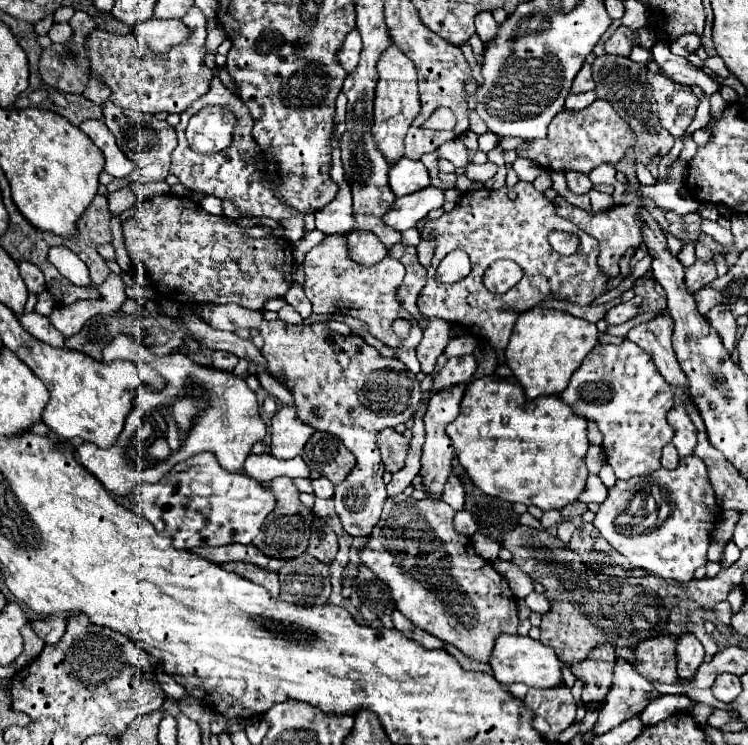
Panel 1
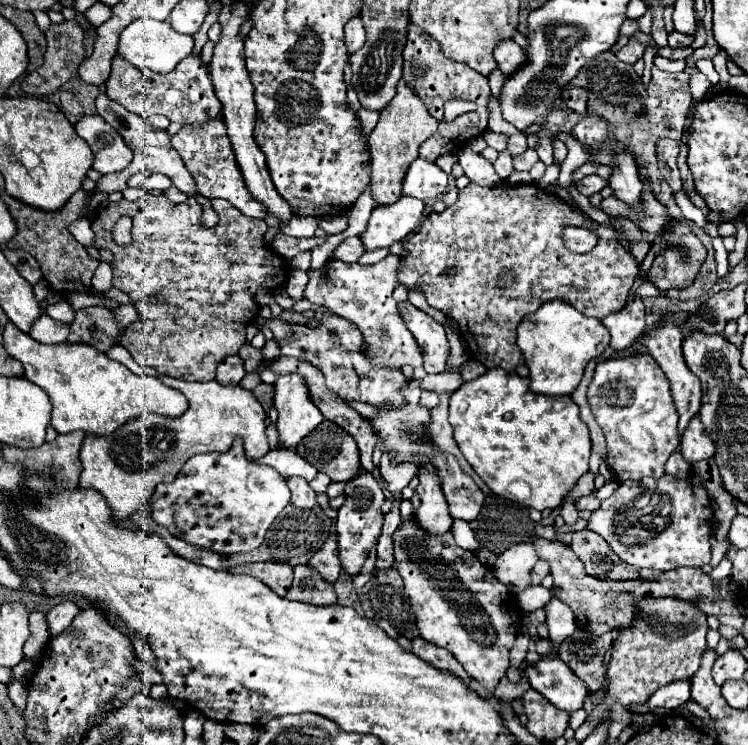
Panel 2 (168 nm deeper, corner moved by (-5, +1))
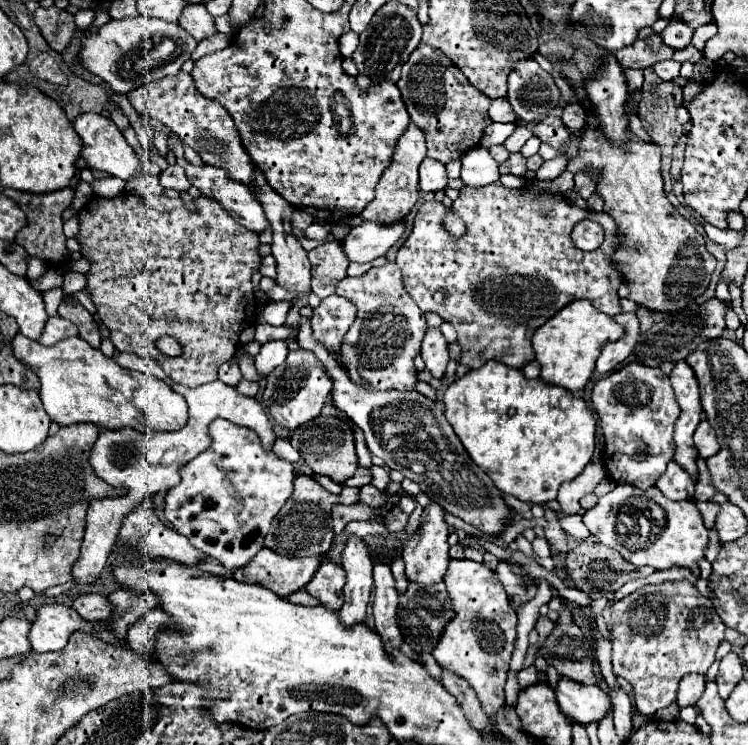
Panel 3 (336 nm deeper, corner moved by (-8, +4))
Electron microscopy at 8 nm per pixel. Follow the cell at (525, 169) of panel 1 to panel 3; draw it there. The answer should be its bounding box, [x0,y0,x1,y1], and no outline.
[536,155,568,181]

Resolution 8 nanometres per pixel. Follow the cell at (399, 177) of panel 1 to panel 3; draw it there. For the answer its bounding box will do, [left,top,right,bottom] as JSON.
[420,157,448,191]

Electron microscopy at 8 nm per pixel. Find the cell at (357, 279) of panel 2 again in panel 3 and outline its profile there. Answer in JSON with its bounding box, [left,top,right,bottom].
[336,263,426,391]

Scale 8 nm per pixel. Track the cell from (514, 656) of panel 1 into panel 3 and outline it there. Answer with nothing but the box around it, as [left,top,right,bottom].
[554,675,612,725]

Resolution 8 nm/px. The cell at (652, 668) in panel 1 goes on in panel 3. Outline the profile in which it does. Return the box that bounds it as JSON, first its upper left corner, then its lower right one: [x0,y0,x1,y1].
[612,581,726,715]

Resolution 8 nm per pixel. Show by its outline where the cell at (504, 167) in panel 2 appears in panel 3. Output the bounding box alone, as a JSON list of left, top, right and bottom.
[500,153,526,175]

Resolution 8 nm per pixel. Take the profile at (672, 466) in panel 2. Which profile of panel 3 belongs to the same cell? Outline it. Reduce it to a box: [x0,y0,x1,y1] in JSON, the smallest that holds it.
[656,461,694,501]

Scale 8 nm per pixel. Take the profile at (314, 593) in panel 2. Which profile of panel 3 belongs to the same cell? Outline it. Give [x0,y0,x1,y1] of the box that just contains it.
[288,589,320,605]

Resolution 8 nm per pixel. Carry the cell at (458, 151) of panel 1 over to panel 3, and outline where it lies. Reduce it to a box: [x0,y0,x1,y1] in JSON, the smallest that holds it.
[460,147,500,187]

